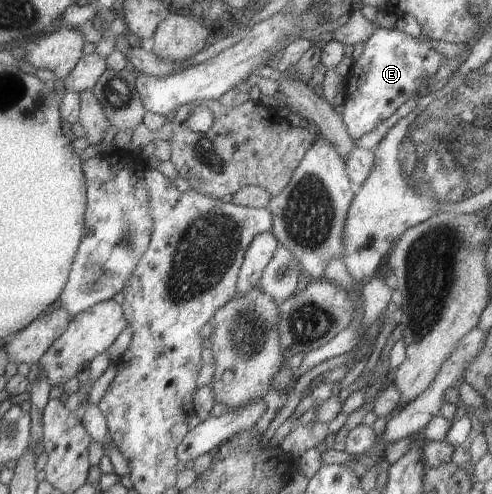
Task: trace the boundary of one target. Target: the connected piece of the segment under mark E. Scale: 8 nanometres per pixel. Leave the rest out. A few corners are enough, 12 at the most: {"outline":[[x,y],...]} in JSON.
{"outline":[[376,28],[344,76],[356,139],[390,117],[445,57]]}

